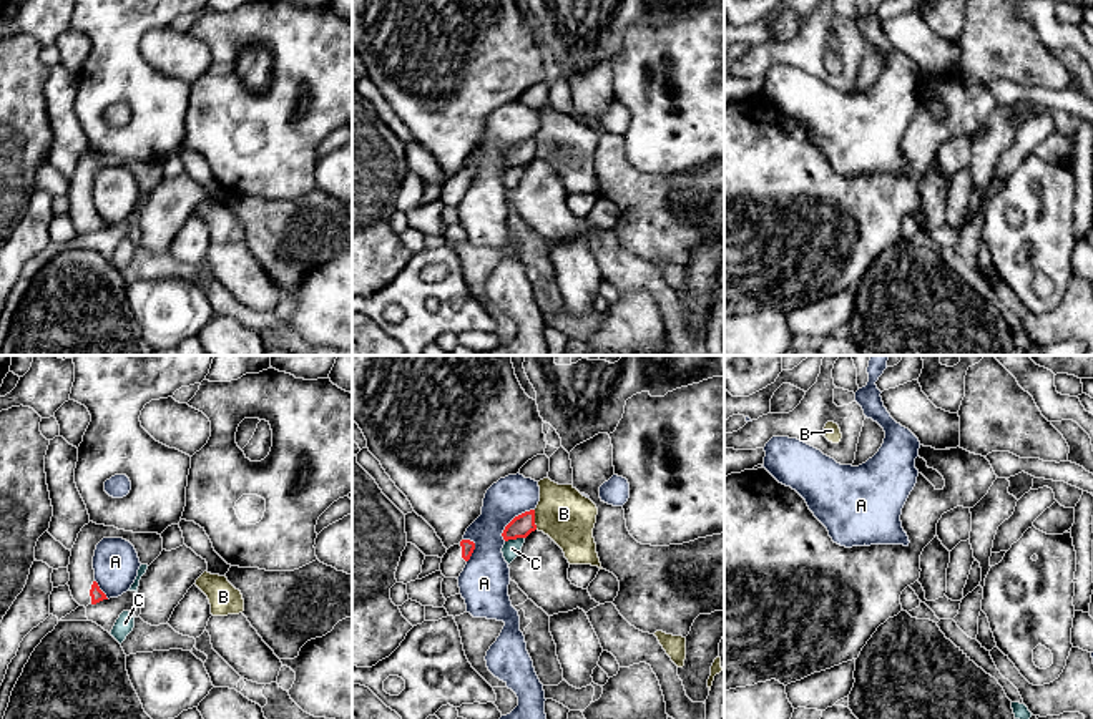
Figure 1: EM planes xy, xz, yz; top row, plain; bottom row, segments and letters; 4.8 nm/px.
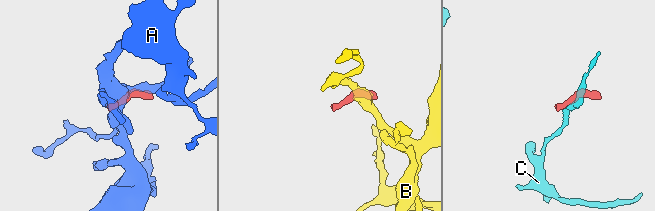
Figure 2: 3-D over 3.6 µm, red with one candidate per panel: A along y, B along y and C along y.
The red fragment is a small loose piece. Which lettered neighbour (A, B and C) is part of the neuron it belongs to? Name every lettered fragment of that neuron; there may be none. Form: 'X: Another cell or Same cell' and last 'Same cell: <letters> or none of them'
A: Another cell
B: Another cell
C: Another cell
Same cell: none of them

